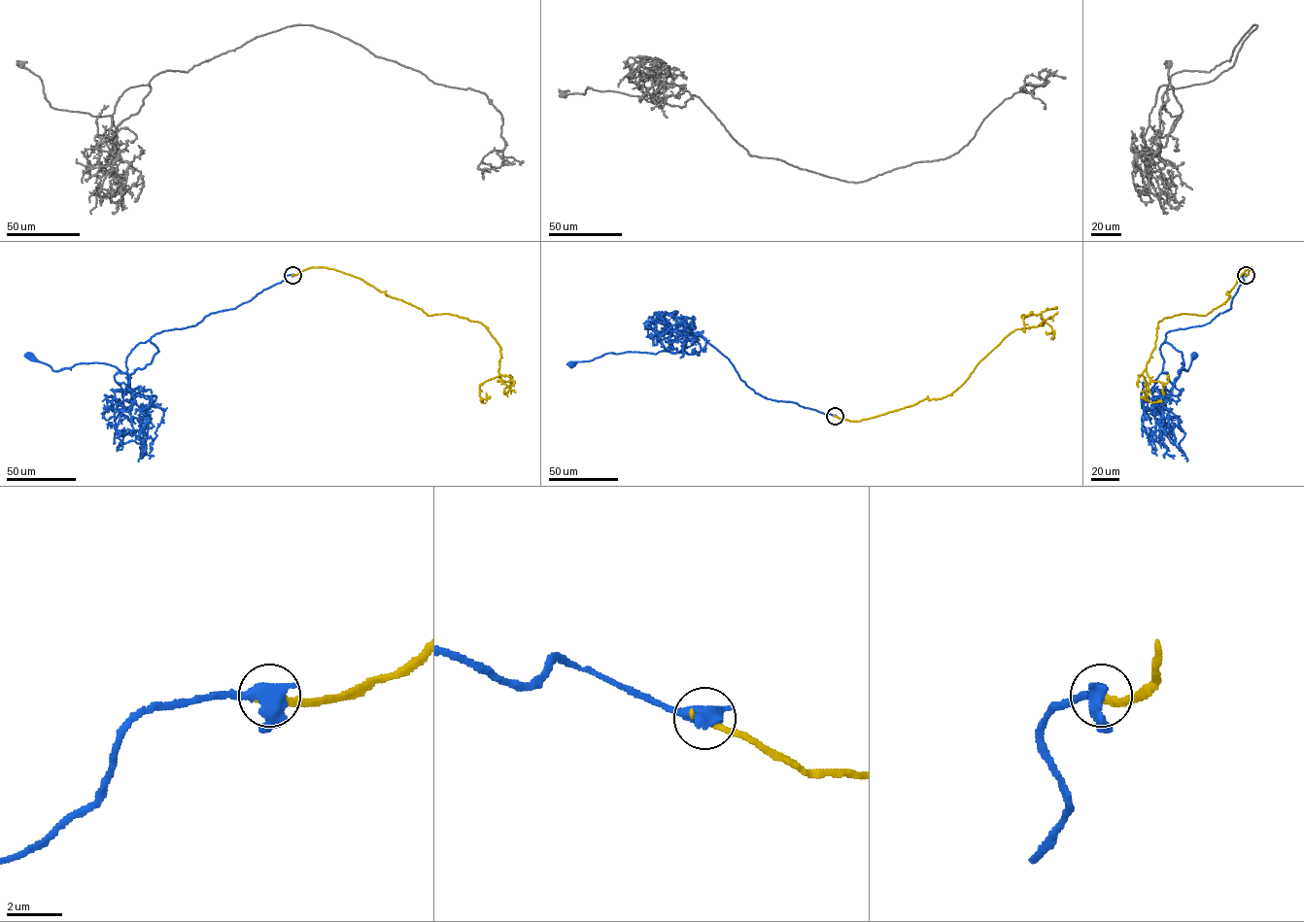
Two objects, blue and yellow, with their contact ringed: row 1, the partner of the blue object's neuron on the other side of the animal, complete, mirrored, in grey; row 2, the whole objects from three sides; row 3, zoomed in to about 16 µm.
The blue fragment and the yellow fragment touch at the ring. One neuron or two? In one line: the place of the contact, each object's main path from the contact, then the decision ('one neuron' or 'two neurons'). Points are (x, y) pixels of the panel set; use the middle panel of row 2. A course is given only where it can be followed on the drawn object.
at (835, 416); blue runs (835, 416), (756, 393), (698, 336), (701, 350), (692, 354), (670, 345), (571, 365); yellow runs (835, 416), (859, 421), (927, 396), (950, 394), (1011, 332), (1043, 324), (1042, 312), (1022, 315), (1024, 332); one neuron

